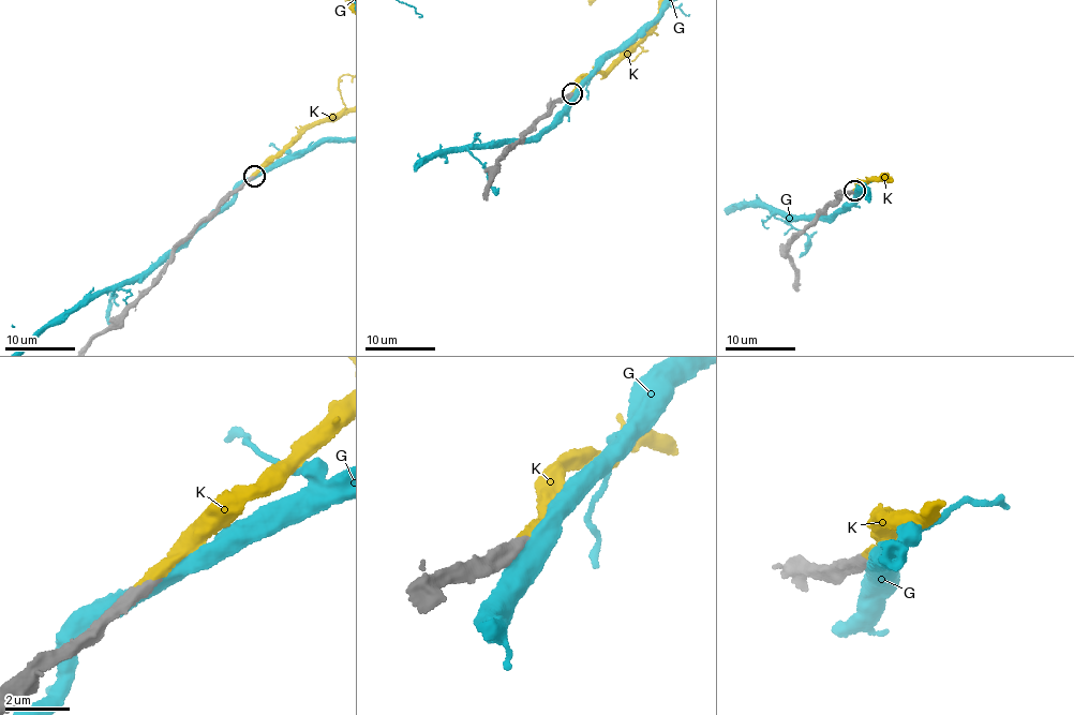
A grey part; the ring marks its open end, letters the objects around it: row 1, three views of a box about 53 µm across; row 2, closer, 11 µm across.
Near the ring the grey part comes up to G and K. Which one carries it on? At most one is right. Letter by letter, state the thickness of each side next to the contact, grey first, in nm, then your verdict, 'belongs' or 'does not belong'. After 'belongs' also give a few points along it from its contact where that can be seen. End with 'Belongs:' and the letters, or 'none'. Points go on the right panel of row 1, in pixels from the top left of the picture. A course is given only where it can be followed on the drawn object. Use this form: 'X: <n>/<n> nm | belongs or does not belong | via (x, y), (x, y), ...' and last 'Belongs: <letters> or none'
G: 480/480 nm | does not belong
K: 440/360 nm | belongs
Belongs: K

